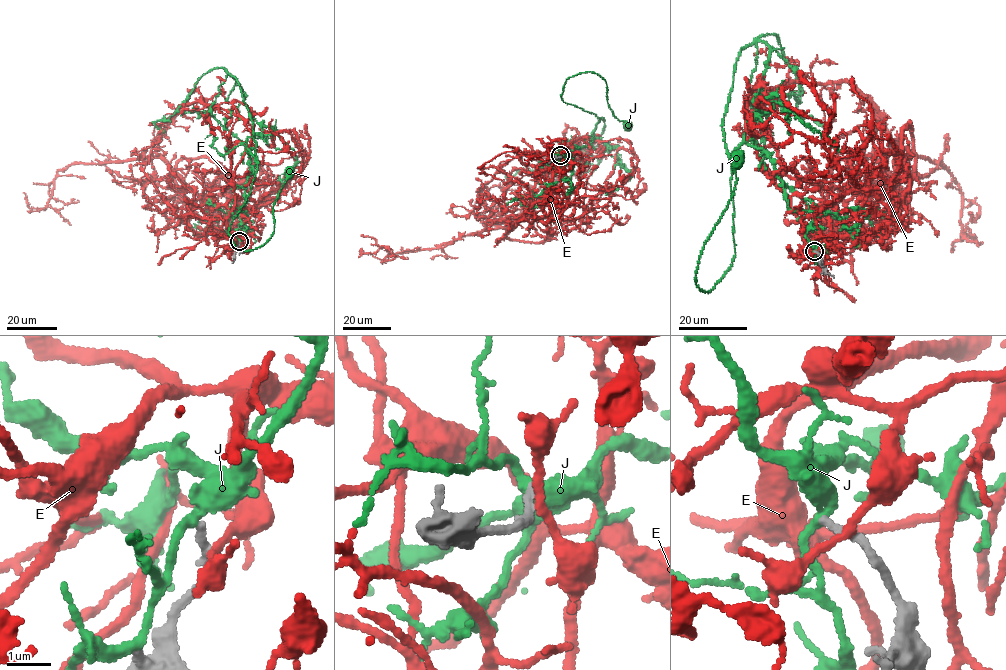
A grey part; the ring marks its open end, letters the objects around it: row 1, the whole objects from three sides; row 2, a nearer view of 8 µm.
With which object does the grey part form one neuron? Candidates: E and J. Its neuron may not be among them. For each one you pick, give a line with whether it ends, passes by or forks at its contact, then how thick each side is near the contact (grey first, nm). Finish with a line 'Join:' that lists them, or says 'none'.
Join: none

